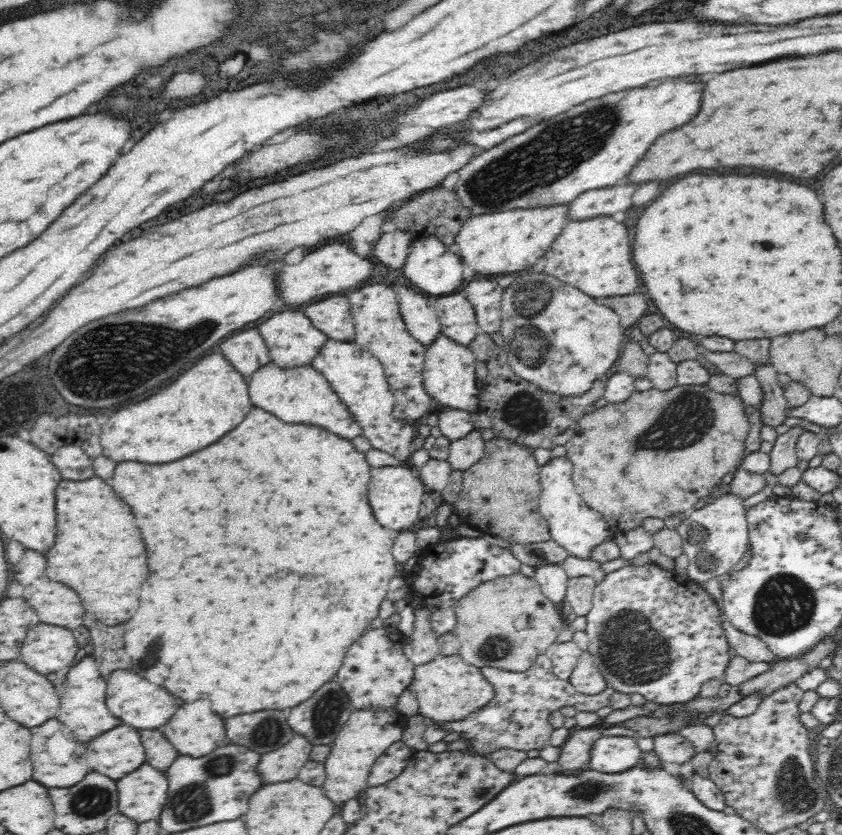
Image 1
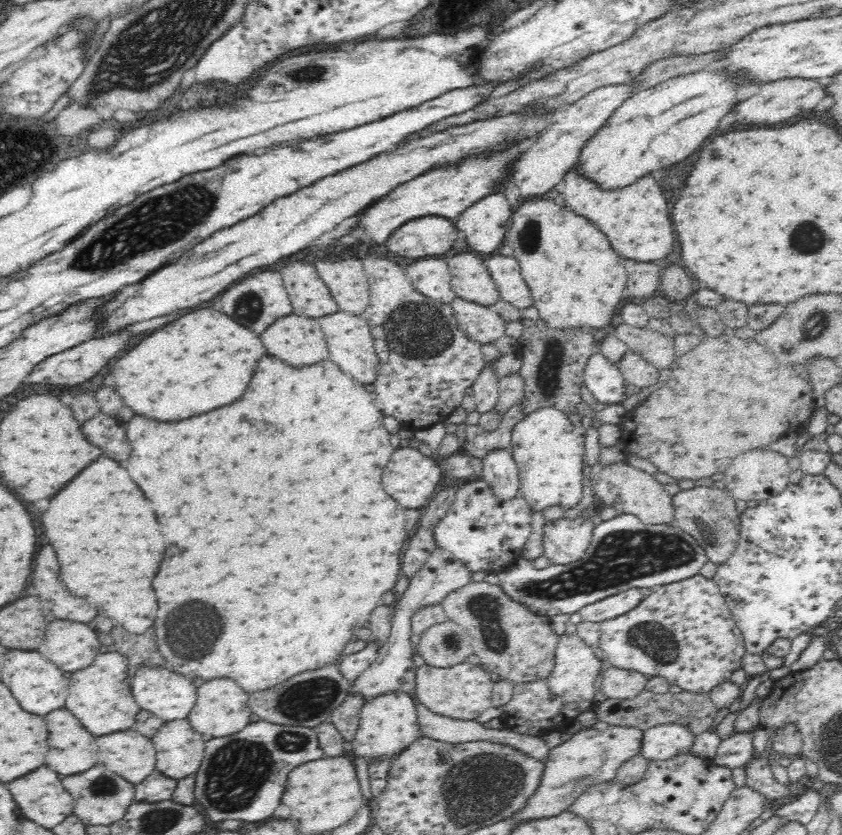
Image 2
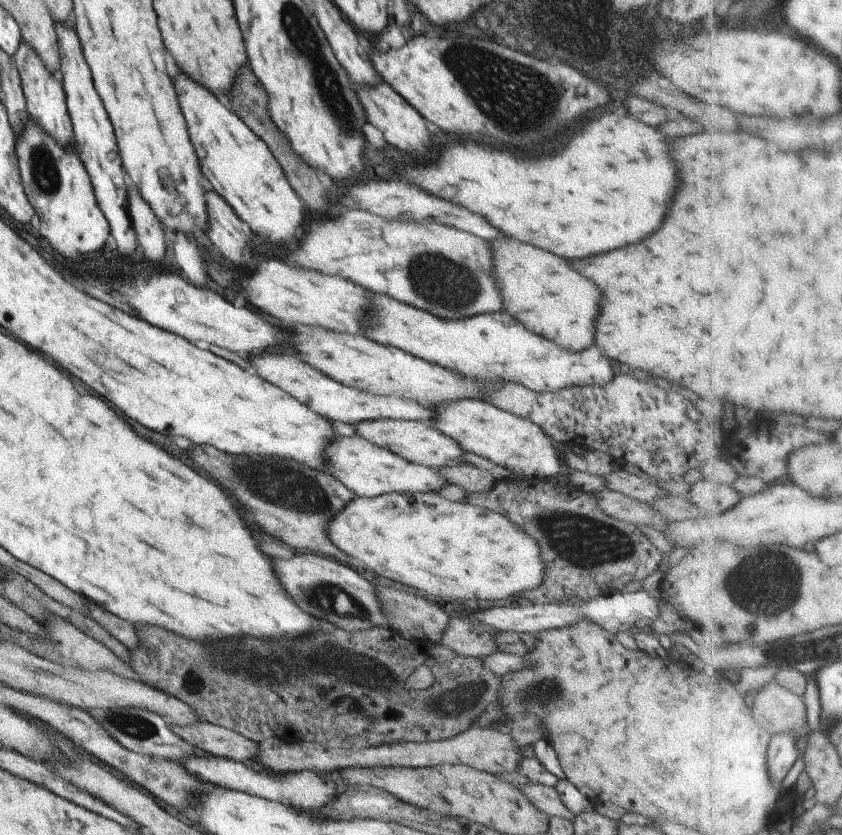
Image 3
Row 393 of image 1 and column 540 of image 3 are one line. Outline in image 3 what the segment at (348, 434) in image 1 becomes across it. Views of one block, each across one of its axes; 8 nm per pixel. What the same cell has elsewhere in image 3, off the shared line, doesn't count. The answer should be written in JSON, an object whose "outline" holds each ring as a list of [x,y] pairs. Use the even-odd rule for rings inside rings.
{"outline":[[[507,238],[495,240],[489,246],[493,250],[493,280],[501,298],[501,312],[511,314],[537,336],[565,350],[581,352],[593,344],[601,294],[589,280],[571,270],[563,258],[535,246]]]}

